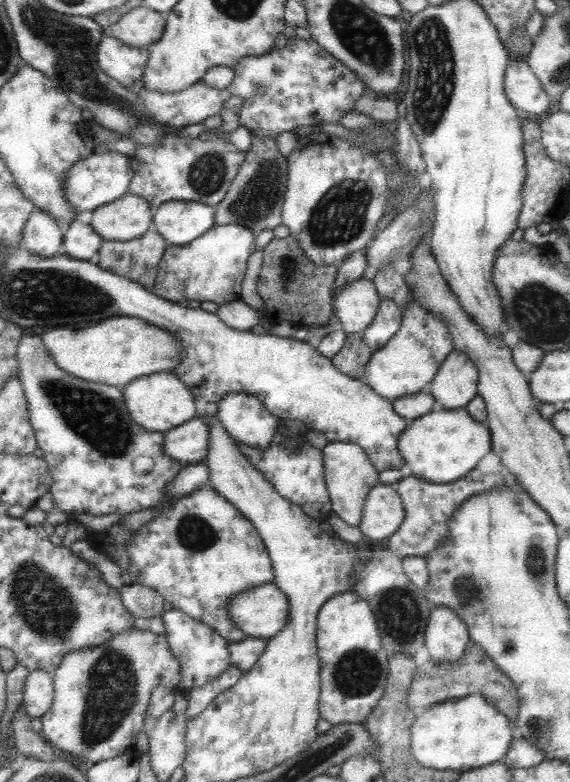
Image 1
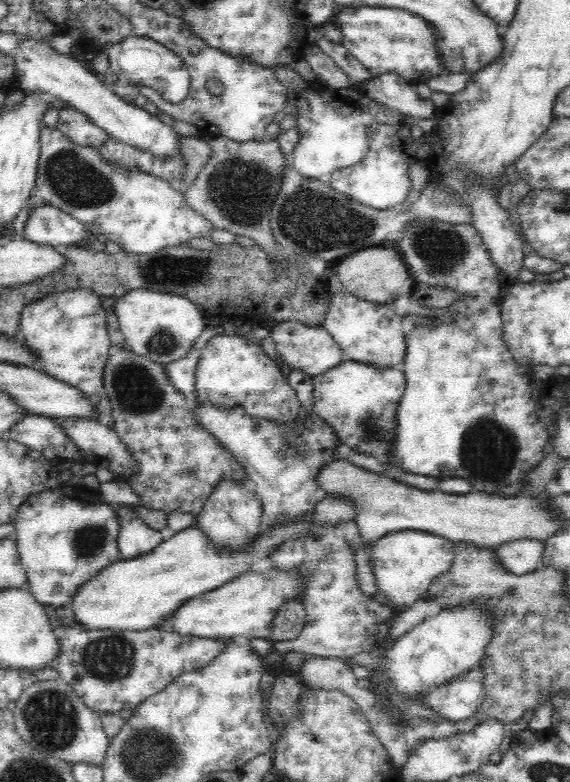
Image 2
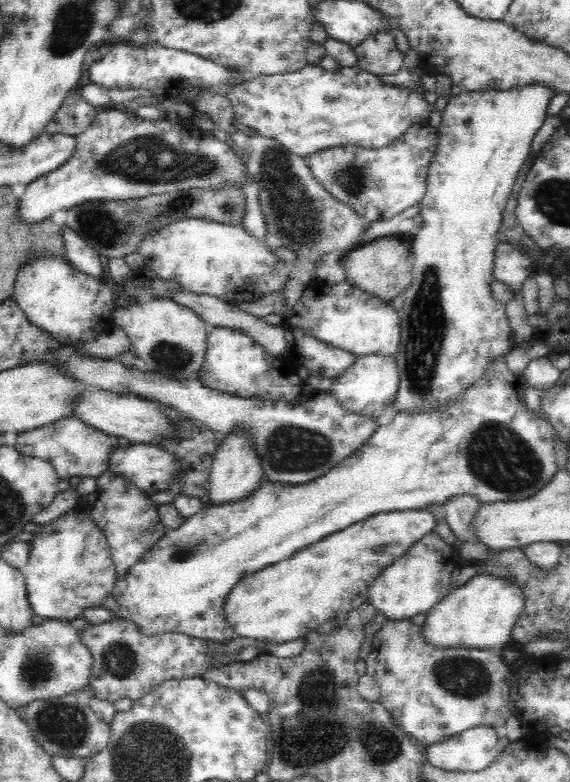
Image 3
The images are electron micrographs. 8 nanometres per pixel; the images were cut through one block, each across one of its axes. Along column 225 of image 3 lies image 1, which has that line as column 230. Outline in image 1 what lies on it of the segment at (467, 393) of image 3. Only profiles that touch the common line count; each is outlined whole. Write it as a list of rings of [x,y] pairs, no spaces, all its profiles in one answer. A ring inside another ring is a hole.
[[[202,486],[200,490],[164,505],[162,514],[136,529],[132,542],[126,546],[126,553],[130,566],[121,574],[124,585],[141,584],[158,591],[174,609],[214,628],[229,642],[248,637],[230,619],[230,598],[254,586],[273,582],[274,578],[272,561],[254,525],[211,486]]]

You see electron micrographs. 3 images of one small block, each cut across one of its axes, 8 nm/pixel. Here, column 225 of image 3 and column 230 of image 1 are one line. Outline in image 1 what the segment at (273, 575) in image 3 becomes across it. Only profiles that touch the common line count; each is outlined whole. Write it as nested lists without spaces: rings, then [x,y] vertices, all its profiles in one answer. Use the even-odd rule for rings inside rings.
[[[273,582],[254,586],[230,598],[228,613],[246,636],[268,640],[288,622],[288,597]]]

